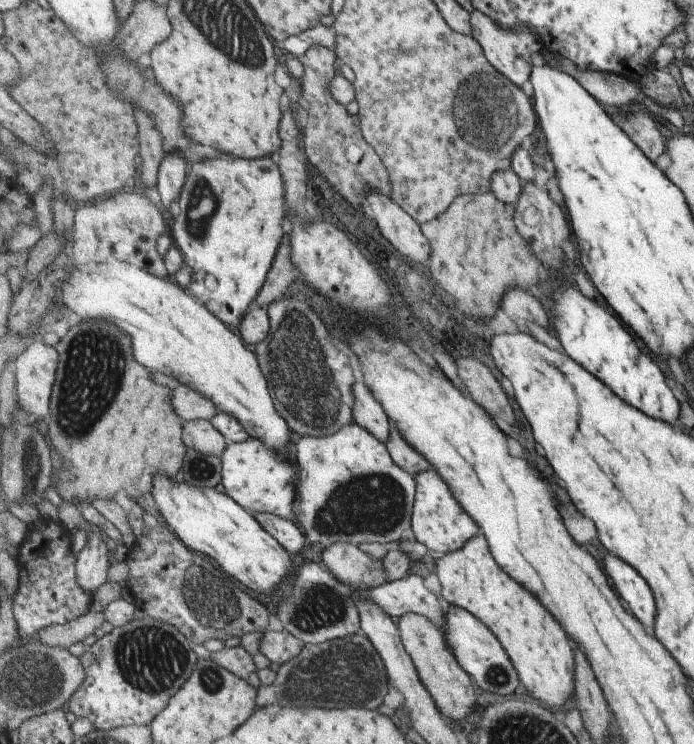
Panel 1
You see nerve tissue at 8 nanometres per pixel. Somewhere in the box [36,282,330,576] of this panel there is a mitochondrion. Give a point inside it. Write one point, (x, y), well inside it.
(95, 368)

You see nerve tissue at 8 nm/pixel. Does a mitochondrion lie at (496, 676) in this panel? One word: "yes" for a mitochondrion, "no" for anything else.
yes

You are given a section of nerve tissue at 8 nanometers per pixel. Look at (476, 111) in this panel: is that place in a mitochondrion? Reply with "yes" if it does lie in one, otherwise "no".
yes

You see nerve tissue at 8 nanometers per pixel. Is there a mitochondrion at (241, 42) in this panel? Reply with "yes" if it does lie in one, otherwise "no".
yes

